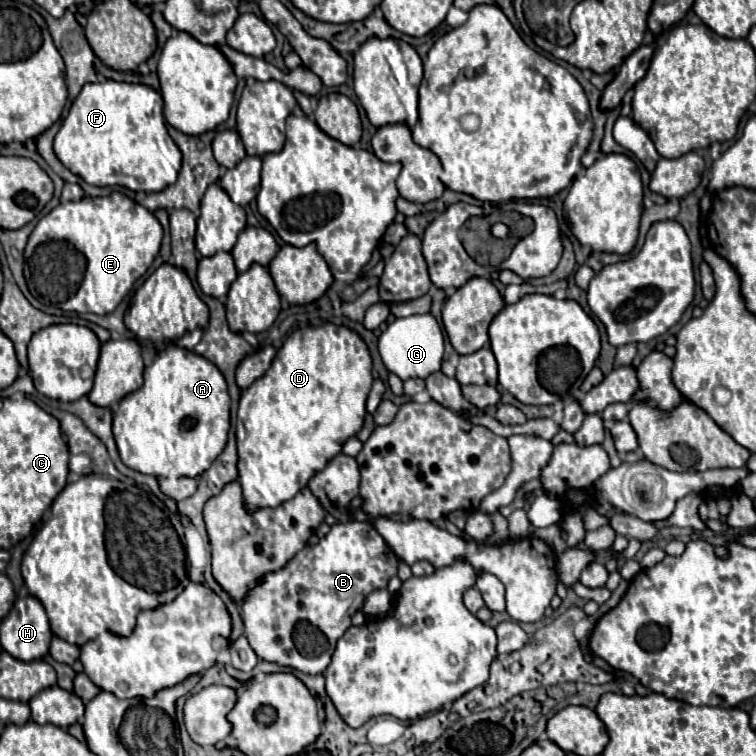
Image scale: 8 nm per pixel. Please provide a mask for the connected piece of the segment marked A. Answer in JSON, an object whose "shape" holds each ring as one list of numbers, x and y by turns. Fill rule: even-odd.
{"shape":[[166,345,156,353,152,365,144,369,144,385,128,393,114,413,114,439,120,459,126,467,148,473,154,477,196,477,202,475,224,451,224,443,230,431,230,395,220,369,208,363,202,355,182,349,178,345]]}

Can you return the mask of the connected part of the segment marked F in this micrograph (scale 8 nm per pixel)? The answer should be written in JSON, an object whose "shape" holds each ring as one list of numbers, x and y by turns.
{"shape":[[106,79,102,83,86,83,80,95,74,99,68,117,64,119,60,131,54,137,54,151,56,157,68,167,74,175,80,175,86,183,96,187,112,187,122,185,132,191,162,191,168,185,176,183,182,153,178,145,168,135,164,123,164,99,160,91,144,83,120,83]]}

